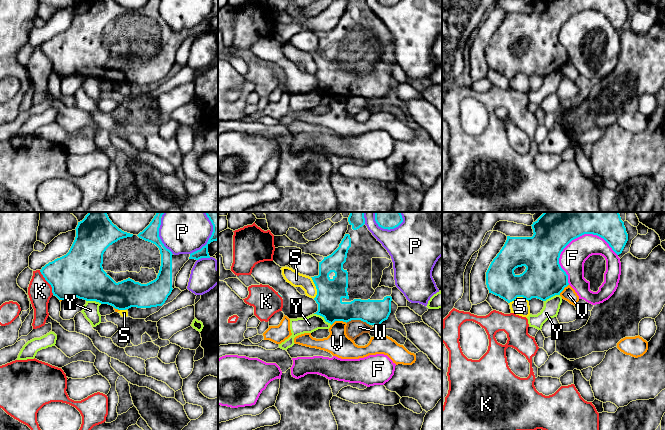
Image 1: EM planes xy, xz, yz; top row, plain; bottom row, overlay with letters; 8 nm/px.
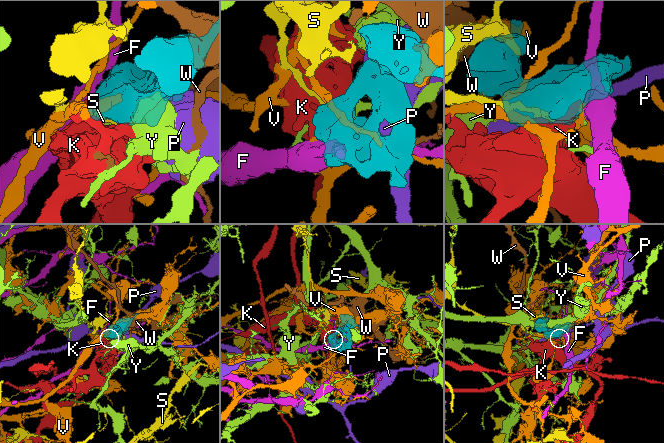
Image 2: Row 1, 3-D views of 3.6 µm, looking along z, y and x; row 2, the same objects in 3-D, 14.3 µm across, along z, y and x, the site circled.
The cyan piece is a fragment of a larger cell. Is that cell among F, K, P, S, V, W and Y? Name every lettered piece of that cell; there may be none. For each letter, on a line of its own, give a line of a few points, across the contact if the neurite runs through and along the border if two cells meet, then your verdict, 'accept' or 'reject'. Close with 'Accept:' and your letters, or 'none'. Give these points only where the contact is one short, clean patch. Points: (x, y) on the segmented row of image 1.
F: reject
K: line xy (39, 270), (50, 285), (53, 294); reject
P: reject
S: reject
V: reject
W: reject
Y: line xz (314, 313), (331, 324); reject
Accept: none

